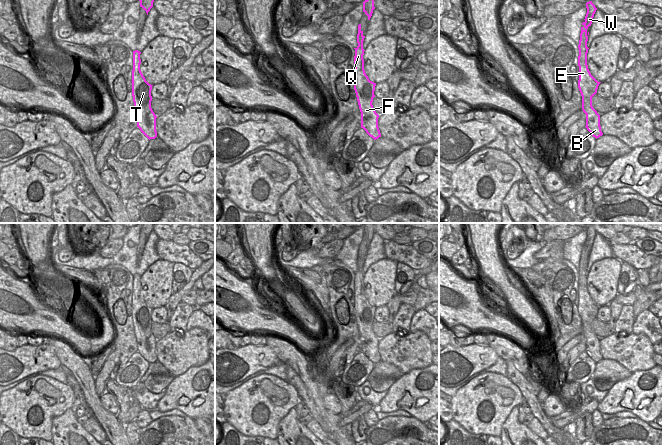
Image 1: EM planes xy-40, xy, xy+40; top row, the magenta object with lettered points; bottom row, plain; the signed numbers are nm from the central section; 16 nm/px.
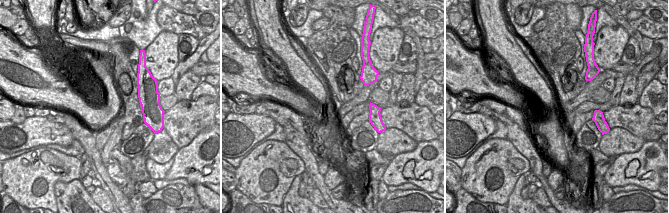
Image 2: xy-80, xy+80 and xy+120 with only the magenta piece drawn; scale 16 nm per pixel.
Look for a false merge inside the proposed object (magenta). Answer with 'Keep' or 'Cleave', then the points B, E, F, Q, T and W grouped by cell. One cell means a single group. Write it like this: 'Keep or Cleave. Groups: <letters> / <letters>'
Cleave. Groups: B E F T / Q W.

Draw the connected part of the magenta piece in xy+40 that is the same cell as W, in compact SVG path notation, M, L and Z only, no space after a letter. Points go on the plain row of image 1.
M589 225L586 227L587 237L585 240L585 245L582 247L581 251L581 257L580 257L580 264L579 264L579 280L578 285L582 287L585 293L585 288L587 287L587 277L588 277L588 271L587 271L587 265L588 265L588 259L589 256L587 255L588 251L591 250L594 238L597 234L595 229L592 227L592 225Z

